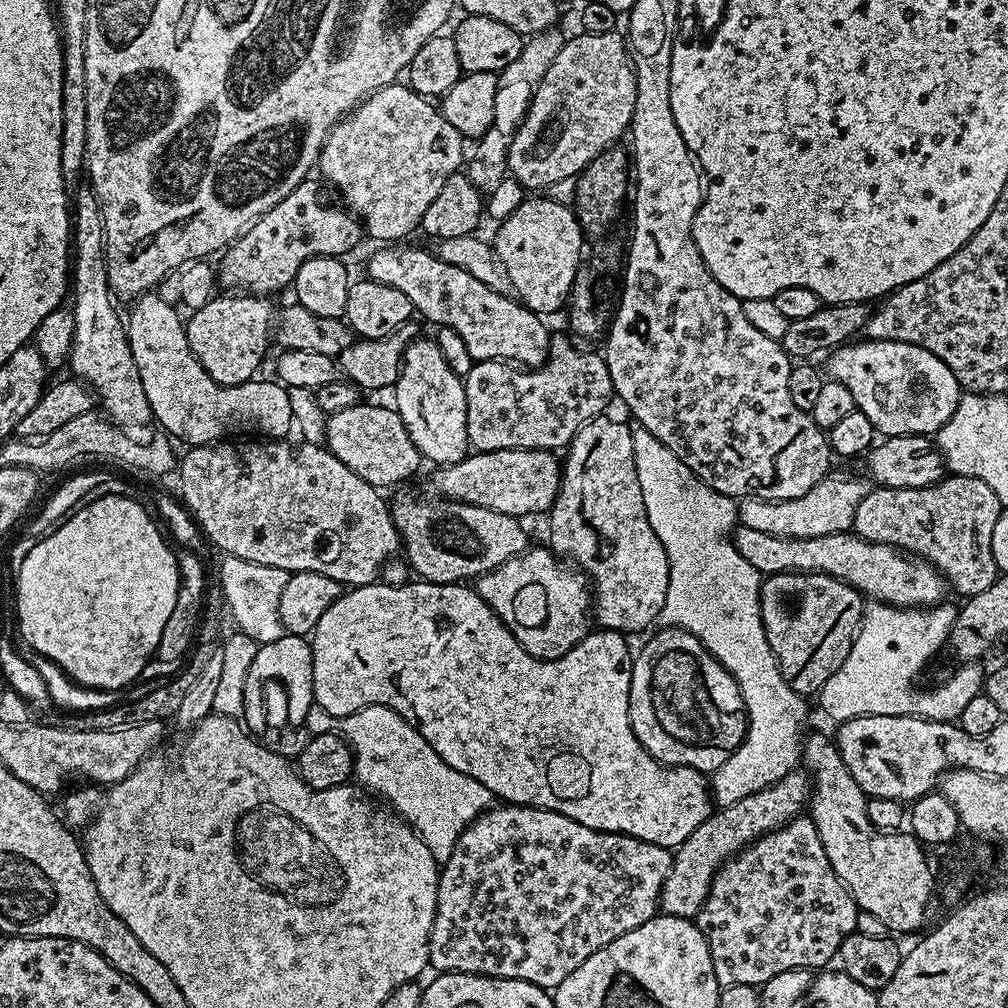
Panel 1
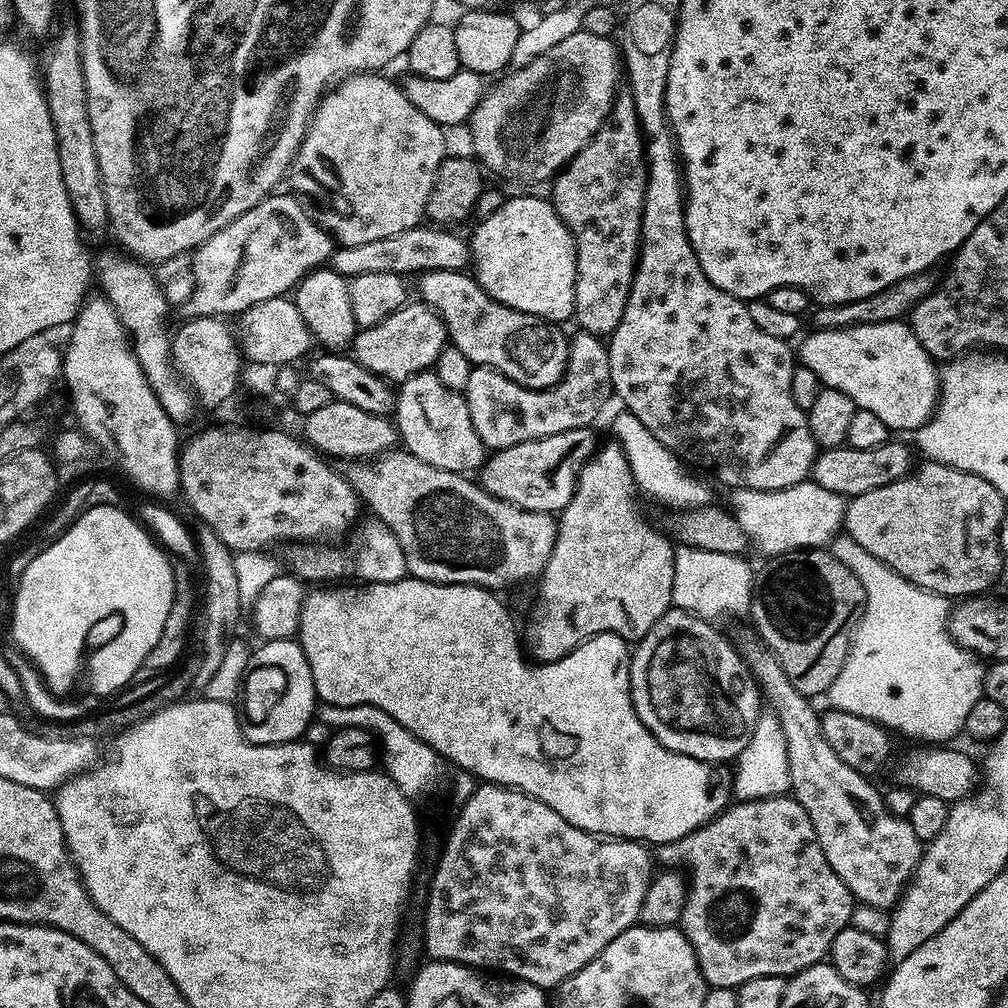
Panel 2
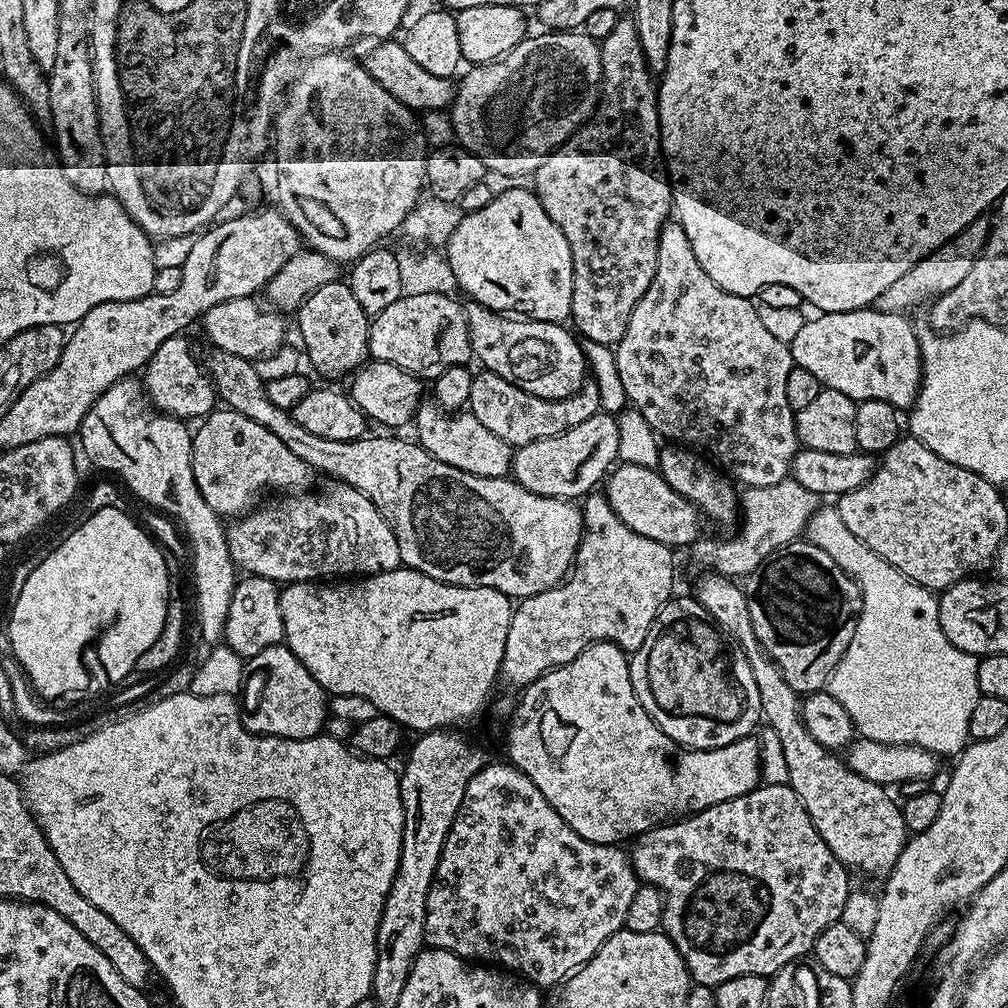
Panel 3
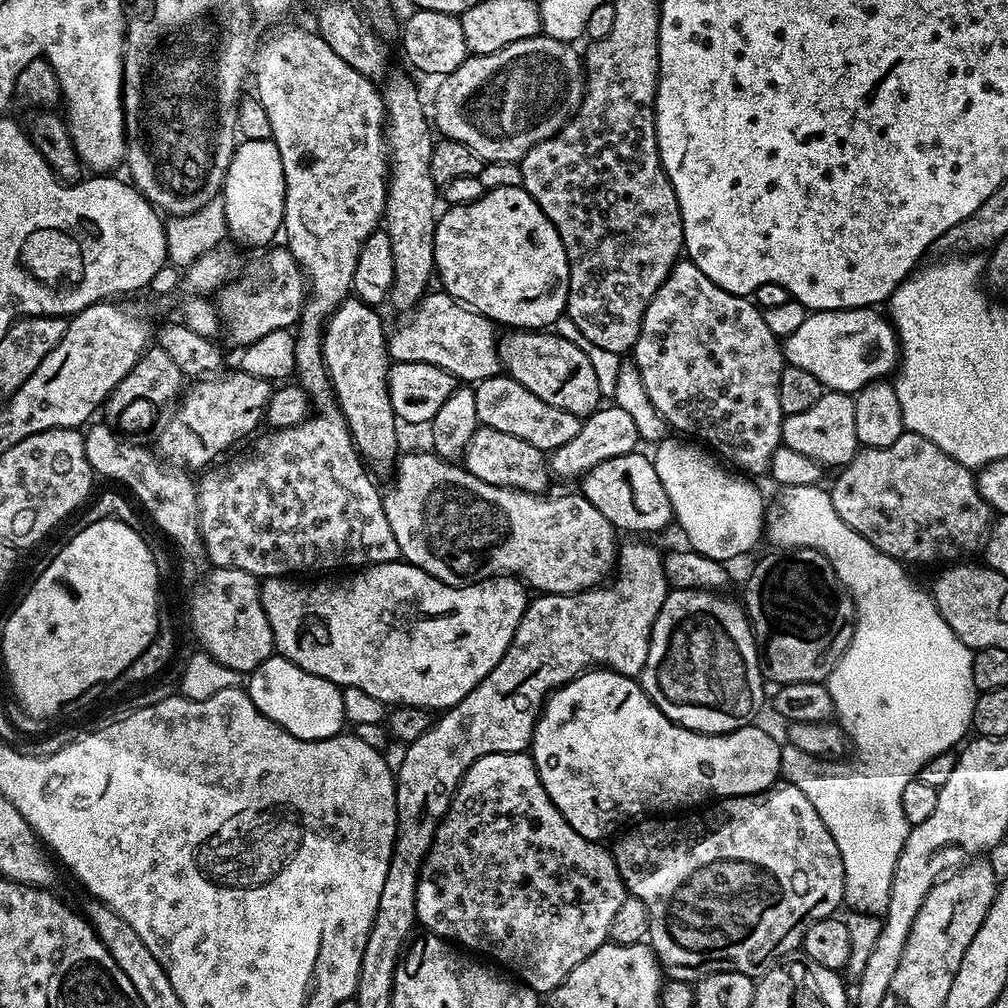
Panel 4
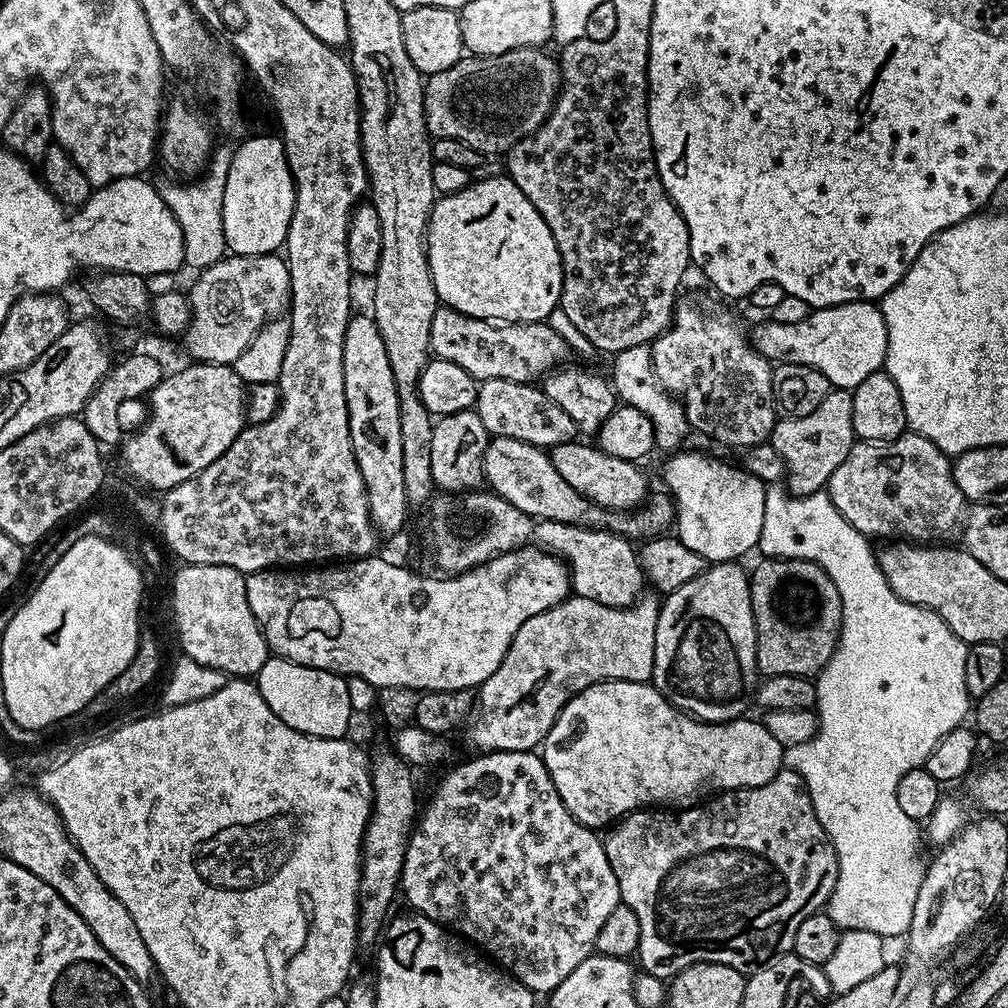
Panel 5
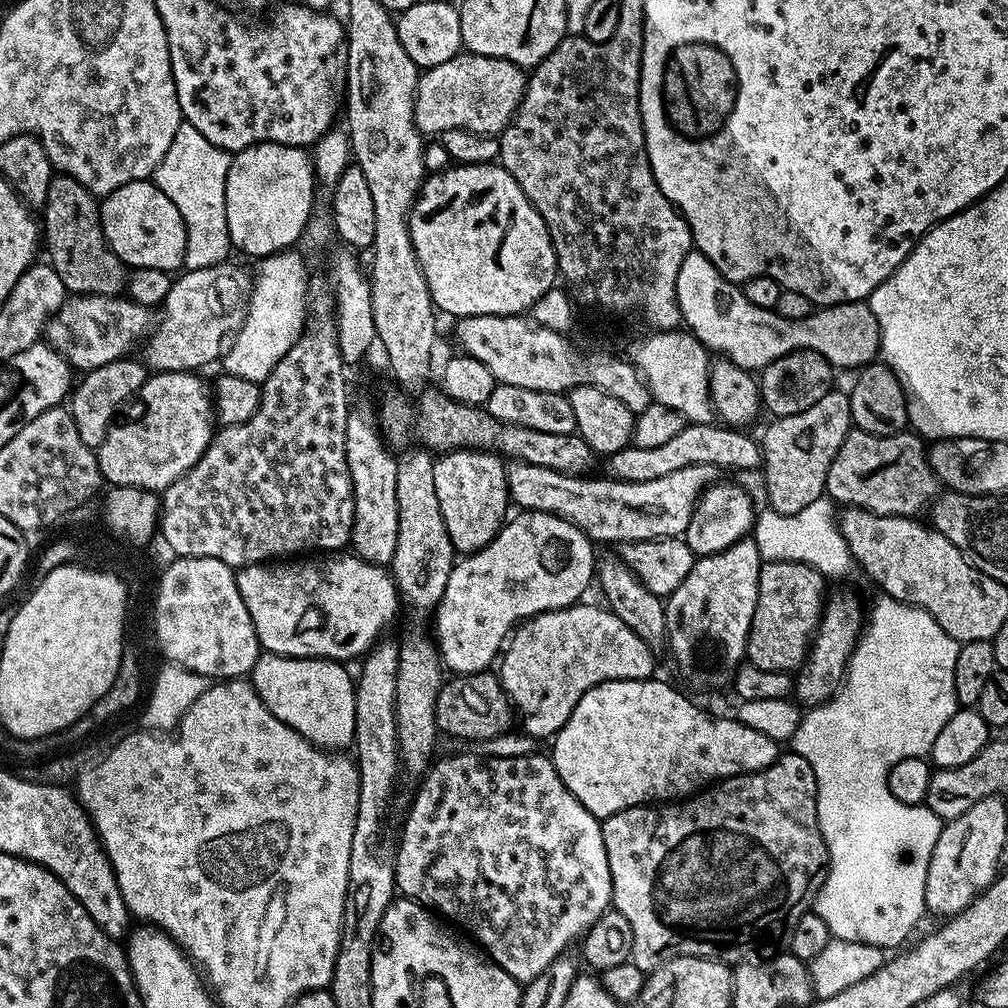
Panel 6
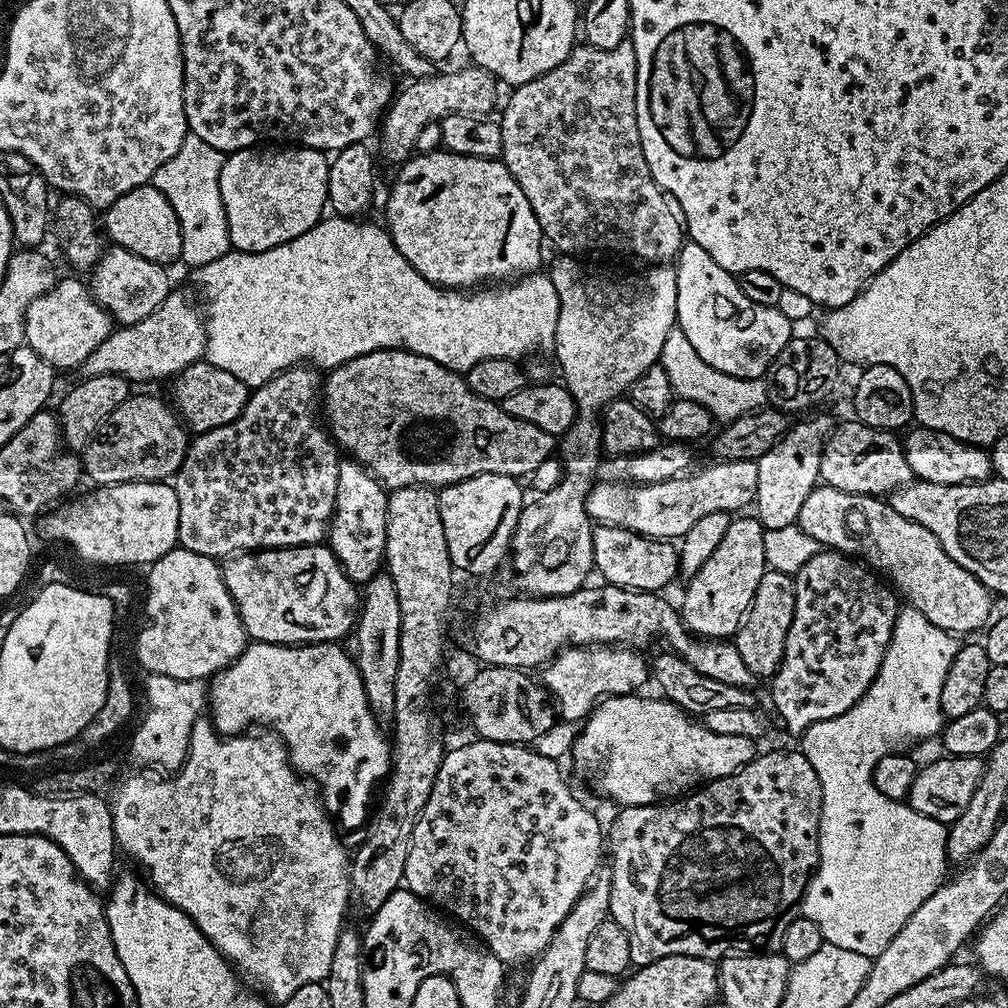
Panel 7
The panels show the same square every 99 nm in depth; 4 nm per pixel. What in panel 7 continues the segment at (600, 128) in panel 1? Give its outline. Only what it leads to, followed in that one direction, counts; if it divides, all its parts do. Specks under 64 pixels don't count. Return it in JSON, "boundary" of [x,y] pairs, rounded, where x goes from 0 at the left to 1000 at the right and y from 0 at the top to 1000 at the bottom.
{"boundary":[[[463,65],[453,71],[440,71],[424,75],[419,79],[402,82],[397,92],[388,96],[387,102],[375,123],[377,133],[377,151],[391,165],[396,165],[410,154],[415,132],[419,125],[436,121],[440,116],[457,111],[467,115],[484,115],[492,103],[492,76],[486,74],[480,67]]]}

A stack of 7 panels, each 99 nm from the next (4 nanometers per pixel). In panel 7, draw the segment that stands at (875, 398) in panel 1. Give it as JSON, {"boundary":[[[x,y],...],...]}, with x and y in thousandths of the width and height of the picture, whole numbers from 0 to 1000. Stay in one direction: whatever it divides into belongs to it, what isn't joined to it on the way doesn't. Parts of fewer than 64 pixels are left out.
{"boundary":[[[683,240],[676,245],[675,253],[669,262],[671,279],[673,280],[673,300],[671,301],[671,320],[681,331],[685,343],[692,350],[692,355],[700,359],[700,363],[708,363],[708,367],[716,367],[716,371],[724,371],[732,375],[753,377],[762,368],[762,364],[772,355],[776,343],[780,343],[784,330],[788,325],[787,318],[780,315],[772,307],[761,306],[752,300],[744,300],[740,292],[736,292],[733,277],[721,270],[696,244]]]}

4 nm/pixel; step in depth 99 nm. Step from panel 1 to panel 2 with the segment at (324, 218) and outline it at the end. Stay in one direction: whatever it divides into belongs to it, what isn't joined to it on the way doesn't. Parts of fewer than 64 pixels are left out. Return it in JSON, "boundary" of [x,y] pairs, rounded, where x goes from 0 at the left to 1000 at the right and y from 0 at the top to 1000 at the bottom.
{"boundary":[[[281,188],[265,194],[256,204],[241,210],[232,216],[216,232],[212,232],[203,242],[193,247],[190,254],[189,270],[192,272],[194,283],[188,300],[181,304],[184,314],[216,313],[230,315],[243,310],[248,304],[256,304],[256,300],[264,300],[268,296],[286,294],[294,283],[306,273],[307,270],[324,263],[331,249],[329,231],[324,230],[298,203],[299,195],[294,192],[285,194]]]}

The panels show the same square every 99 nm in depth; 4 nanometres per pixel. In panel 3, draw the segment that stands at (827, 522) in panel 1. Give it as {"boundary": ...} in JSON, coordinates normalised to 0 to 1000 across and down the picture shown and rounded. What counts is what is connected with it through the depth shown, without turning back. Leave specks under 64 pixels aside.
{"boundary":[[[785,474],[777,476],[776,478],[768,478],[768,482],[752,482],[751,484],[739,483],[737,487],[733,489],[732,492],[732,525],[734,524],[734,529],[731,530],[728,536],[718,538],[716,540],[709,540],[706,536],[701,536],[701,534],[695,534],[690,537],[688,541],[688,547],[690,547],[690,552],[695,556],[696,559],[702,563],[707,568],[724,571],[727,573],[740,573],[748,565],[752,565],[752,562],[759,556],[765,548],[771,548],[773,544],[779,544],[781,540],[791,539],[799,531],[802,516],[810,509],[811,504],[814,503],[815,496],[814,493],[809,492],[804,486],[800,486],[800,482],[792,482],[792,478]]]}

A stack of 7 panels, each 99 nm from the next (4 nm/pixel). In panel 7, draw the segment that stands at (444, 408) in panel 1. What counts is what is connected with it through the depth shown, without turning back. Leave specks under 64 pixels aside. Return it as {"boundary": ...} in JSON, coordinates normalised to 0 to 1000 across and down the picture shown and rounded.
{"boundary":[[[710,456],[699,464],[661,478],[628,483],[618,478],[591,478],[579,494],[583,515],[632,528],[646,536],[674,537],[700,510],[733,509],[747,499],[752,486],[752,462],[749,456]]]}

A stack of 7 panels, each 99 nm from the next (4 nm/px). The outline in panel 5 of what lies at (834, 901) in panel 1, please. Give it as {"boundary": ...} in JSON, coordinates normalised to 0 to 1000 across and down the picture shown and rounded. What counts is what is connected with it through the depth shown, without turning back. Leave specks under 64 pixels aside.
{"boundary":[[[779,761],[775,762],[768,772],[764,772],[760,780],[729,782],[723,786],[715,786],[685,802],[624,806],[602,822],[598,835],[601,851],[605,851],[605,863],[609,863],[609,871],[613,871],[615,892],[618,897],[625,899],[625,903],[629,903],[629,907],[633,907],[633,953],[635,952],[636,956],[634,959],[660,974],[666,973],[668,968],[689,956],[715,956],[745,966],[759,960],[770,949],[783,947],[788,938],[788,927],[792,927],[792,919],[796,919],[796,914],[804,911],[804,907],[814,904],[825,890],[833,862],[831,847],[815,815],[812,815],[812,808],[808,804],[808,796],[804,792],[797,770]]]}

